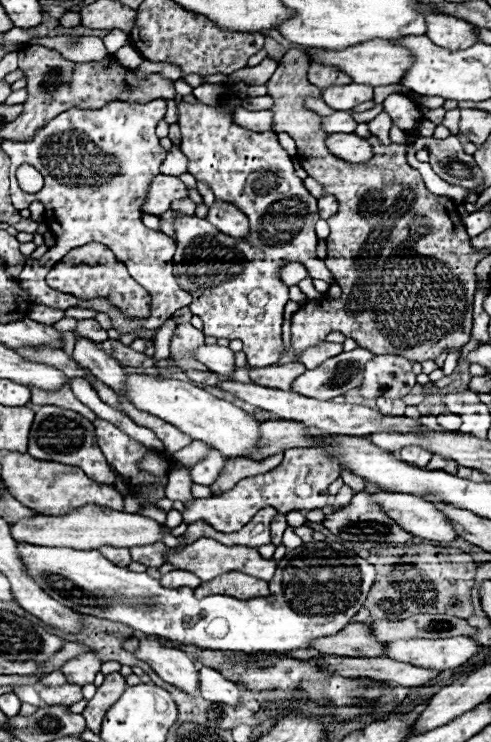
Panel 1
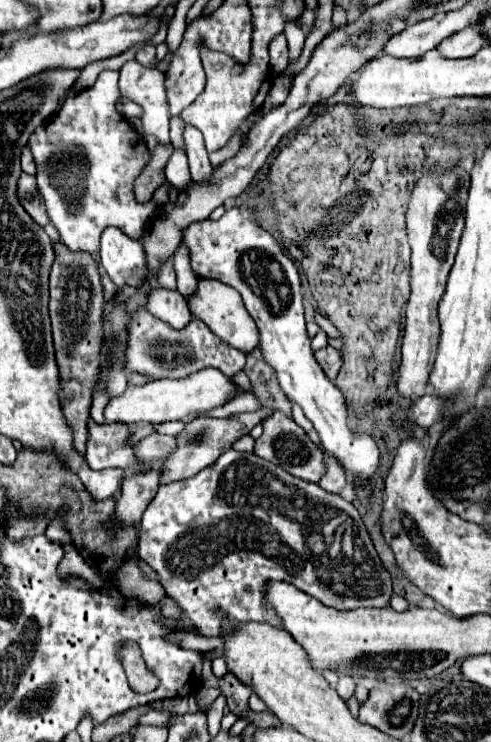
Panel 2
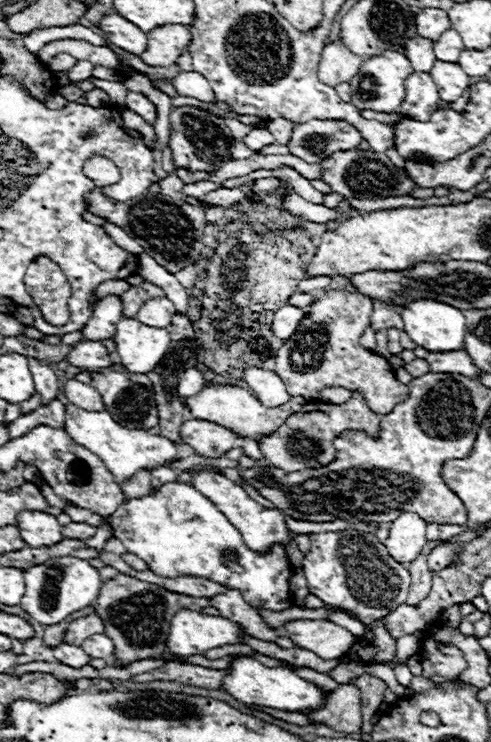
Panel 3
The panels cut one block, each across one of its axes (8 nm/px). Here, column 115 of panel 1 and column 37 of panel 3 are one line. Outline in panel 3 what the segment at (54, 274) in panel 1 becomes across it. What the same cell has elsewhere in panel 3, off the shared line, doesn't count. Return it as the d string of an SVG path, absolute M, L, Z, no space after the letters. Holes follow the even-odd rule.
M38 256L28 266L24 283L32 300L40 306L44 318L52 324L64 324L68 320L70 284L60 266L46 256Z

